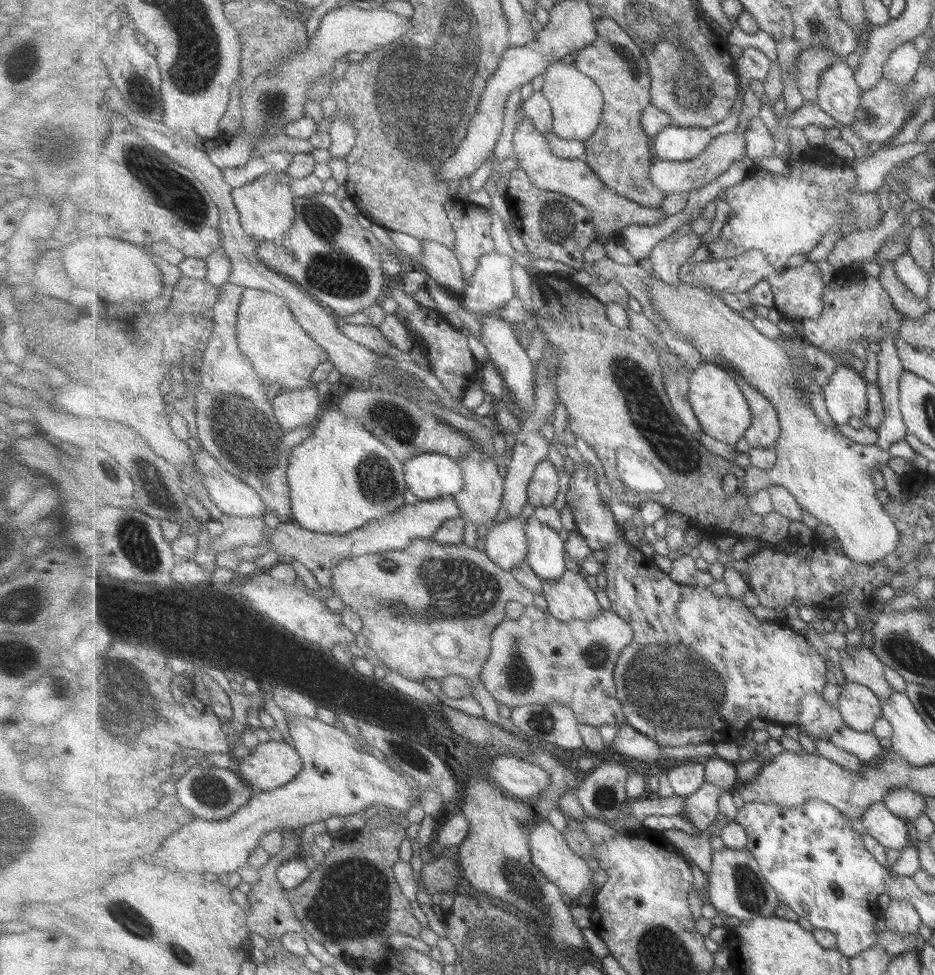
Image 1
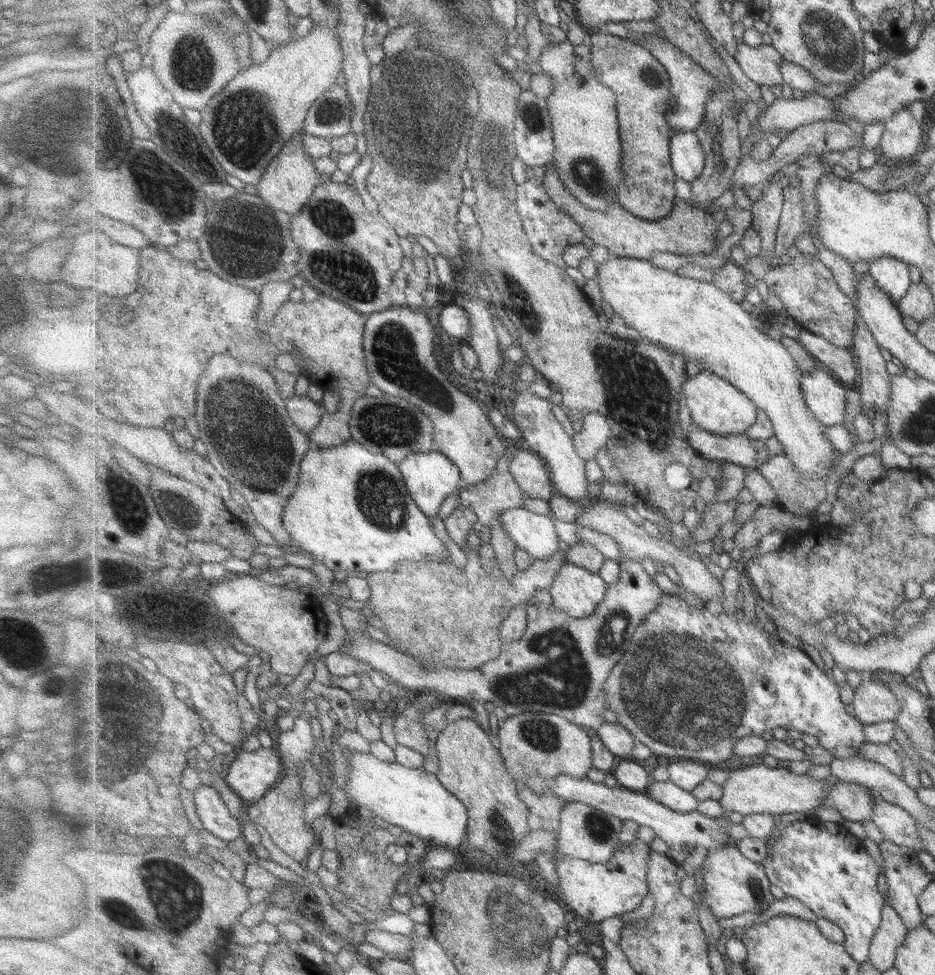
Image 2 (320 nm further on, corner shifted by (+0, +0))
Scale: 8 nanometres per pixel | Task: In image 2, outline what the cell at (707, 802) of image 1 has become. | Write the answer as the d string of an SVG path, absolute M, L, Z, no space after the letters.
M671 780L667 782L653 781L647 794L657 802L663 803L667 808L683 814L696 811L699 806L699 800L693 796L692 792L683 790Z

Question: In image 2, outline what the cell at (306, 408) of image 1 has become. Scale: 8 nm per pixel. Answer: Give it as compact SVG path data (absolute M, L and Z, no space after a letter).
M294 396L286 400L286 407L295 426L309 435L320 425L323 410L321 404L311 400L308 396Z

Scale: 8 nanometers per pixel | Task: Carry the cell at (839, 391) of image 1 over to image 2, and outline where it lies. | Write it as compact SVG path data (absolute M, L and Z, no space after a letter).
M823 367L802 376L802 391L813 417L825 427L843 425L847 410L847 388Z

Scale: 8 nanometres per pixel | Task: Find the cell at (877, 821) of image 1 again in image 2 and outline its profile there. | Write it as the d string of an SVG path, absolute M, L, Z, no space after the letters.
M837 781L828 790L825 806L833 807L851 822L865 822L874 813L871 791L864 786Z

